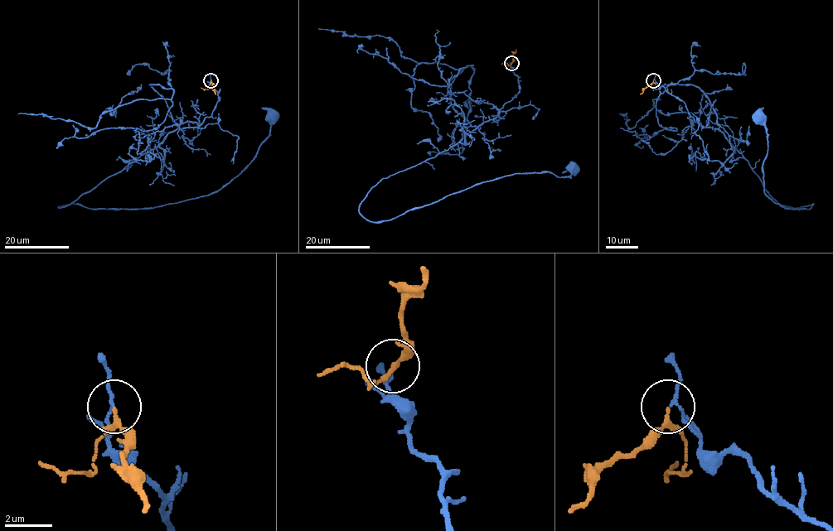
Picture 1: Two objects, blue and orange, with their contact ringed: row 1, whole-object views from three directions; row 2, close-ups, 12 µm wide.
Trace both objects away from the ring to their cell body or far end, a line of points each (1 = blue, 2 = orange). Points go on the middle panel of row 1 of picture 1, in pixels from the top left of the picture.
1: (511, 63), (520, 92), (499, 113), (383, 178), (359, 212), (381, 222), (482, 182), (569, 176), (573, 166)
2: (511, 62), (515, 50)

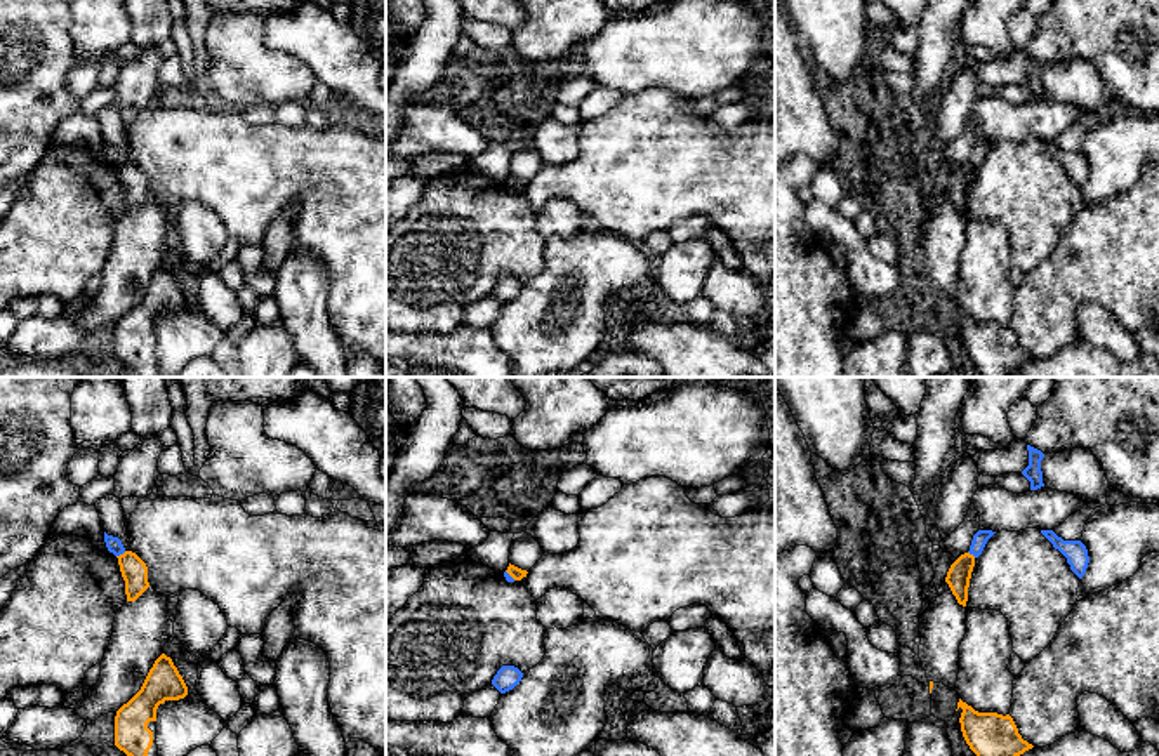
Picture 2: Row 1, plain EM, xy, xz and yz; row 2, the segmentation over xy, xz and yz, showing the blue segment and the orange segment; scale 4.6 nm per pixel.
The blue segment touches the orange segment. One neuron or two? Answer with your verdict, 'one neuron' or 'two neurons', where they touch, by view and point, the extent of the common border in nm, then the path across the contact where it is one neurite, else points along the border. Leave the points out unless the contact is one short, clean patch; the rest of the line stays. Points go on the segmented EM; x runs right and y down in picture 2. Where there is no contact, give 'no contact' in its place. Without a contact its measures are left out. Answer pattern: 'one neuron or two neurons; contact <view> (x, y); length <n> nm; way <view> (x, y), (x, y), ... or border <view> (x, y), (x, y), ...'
two neurons; contact xy (120, 553); length 50 nm; border xy (125, 551), (117, 557)

